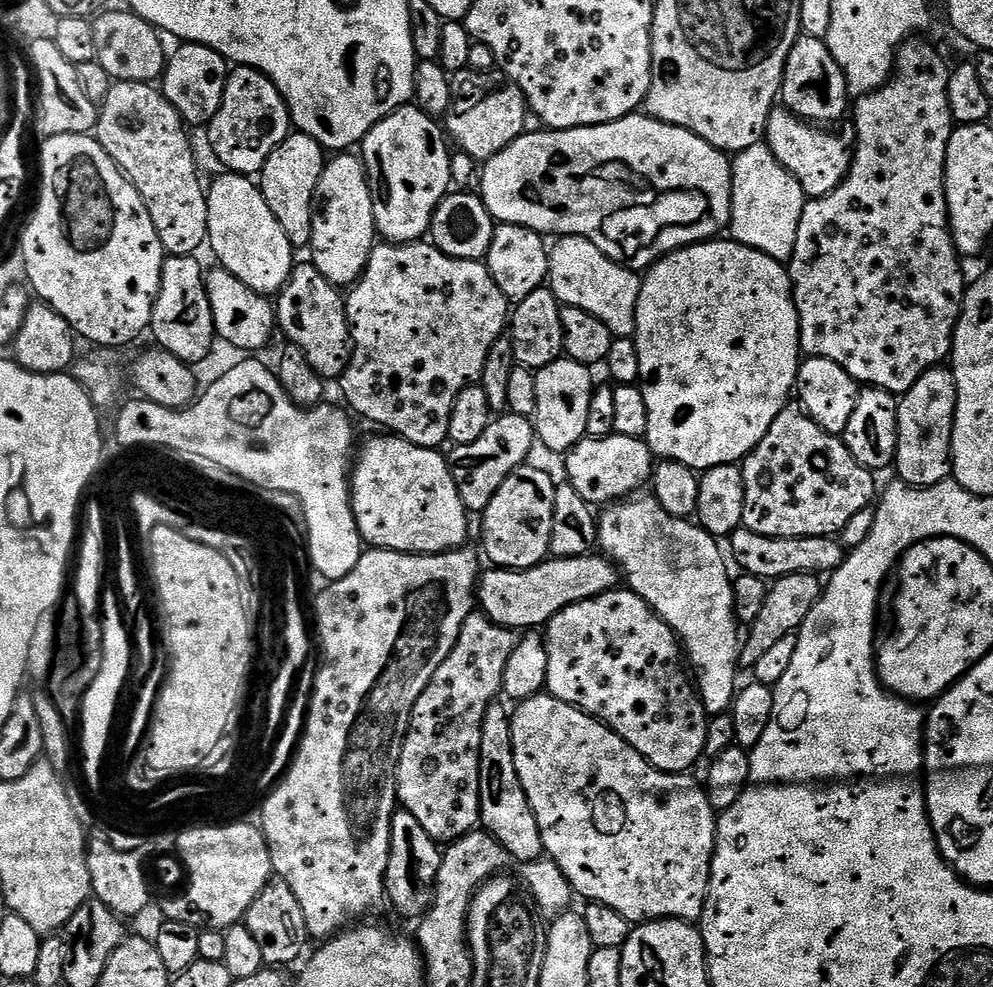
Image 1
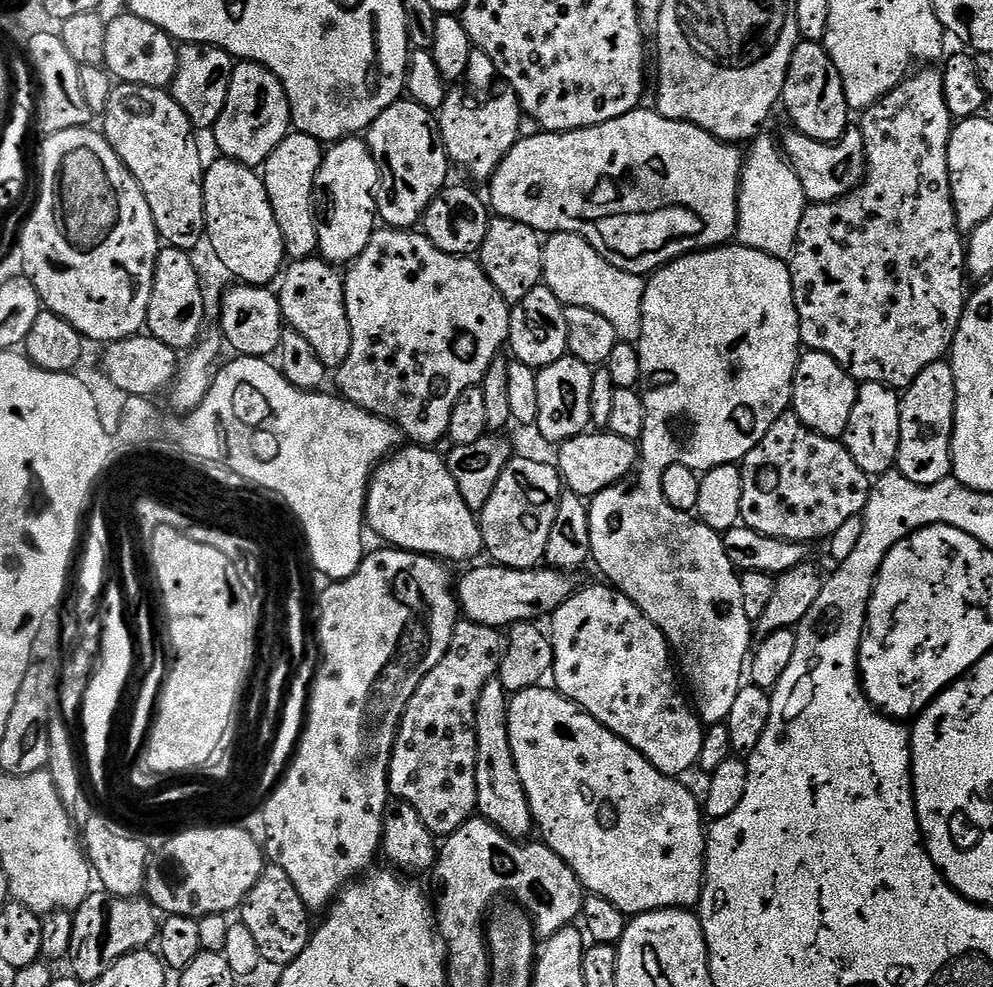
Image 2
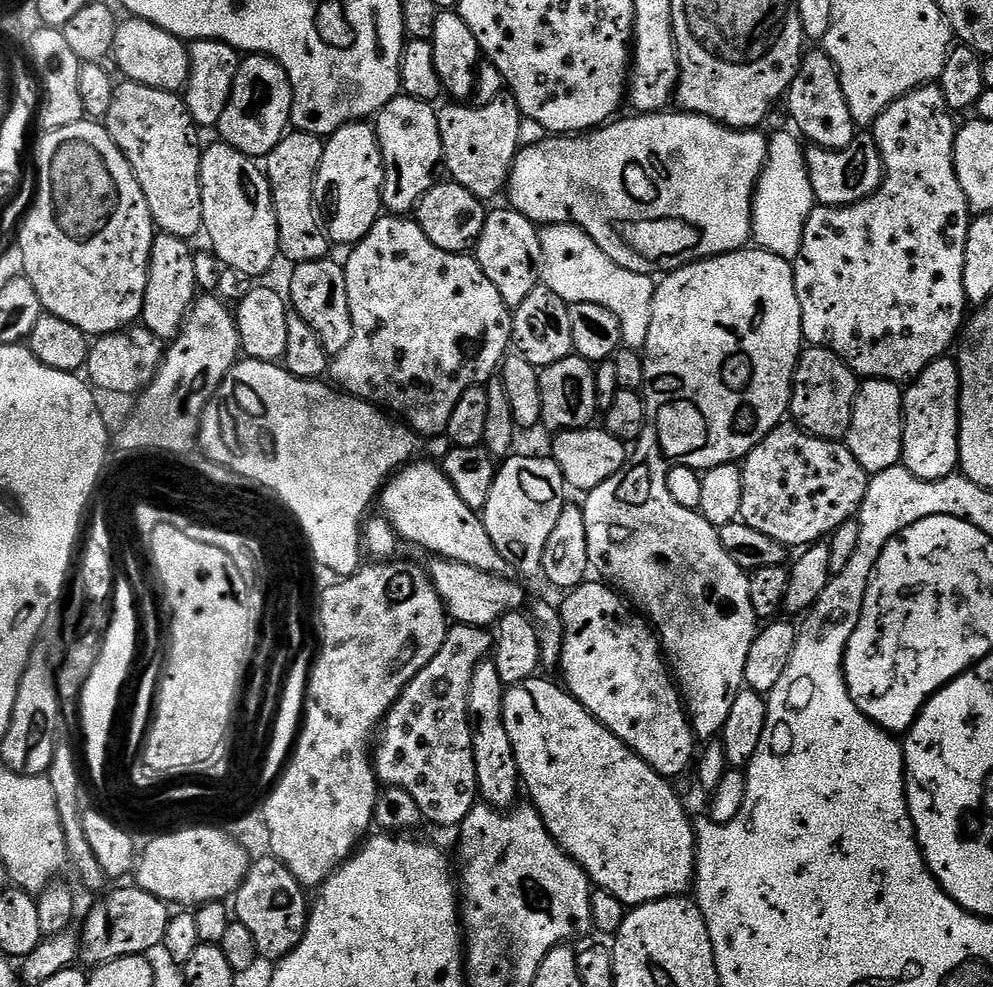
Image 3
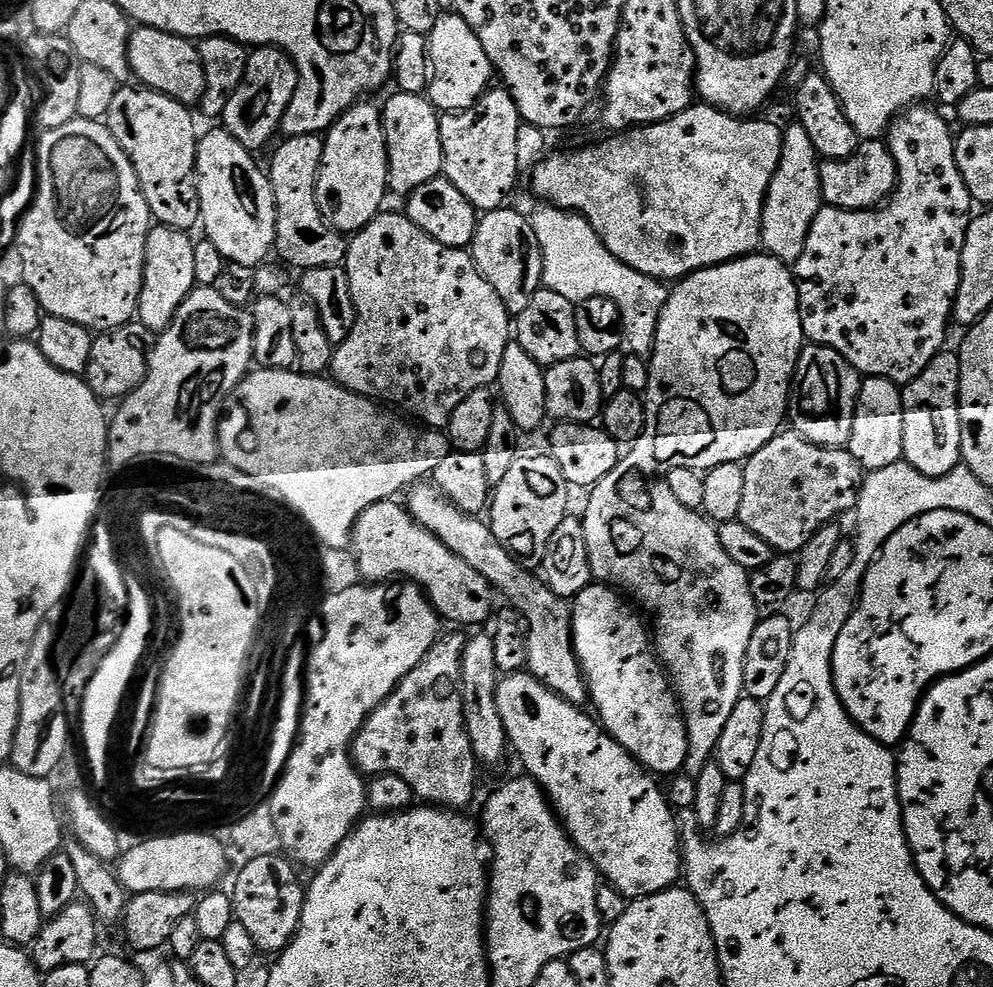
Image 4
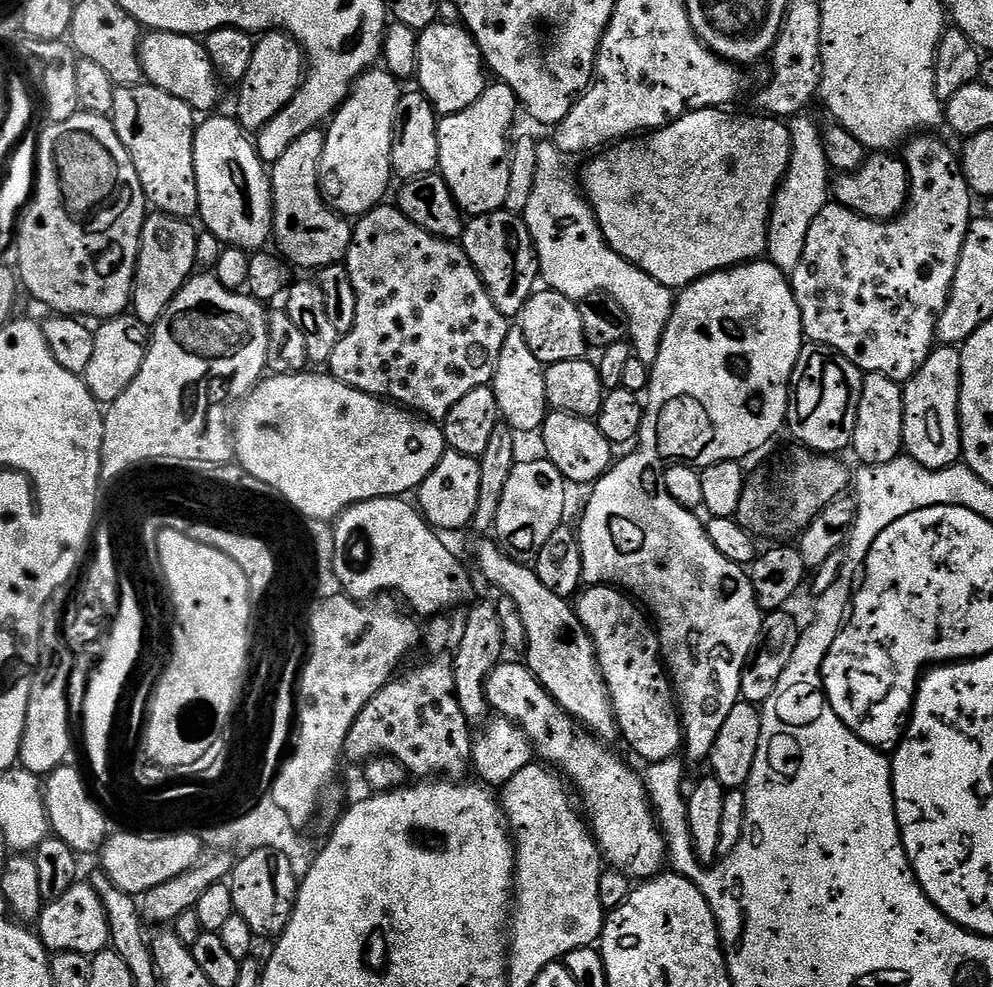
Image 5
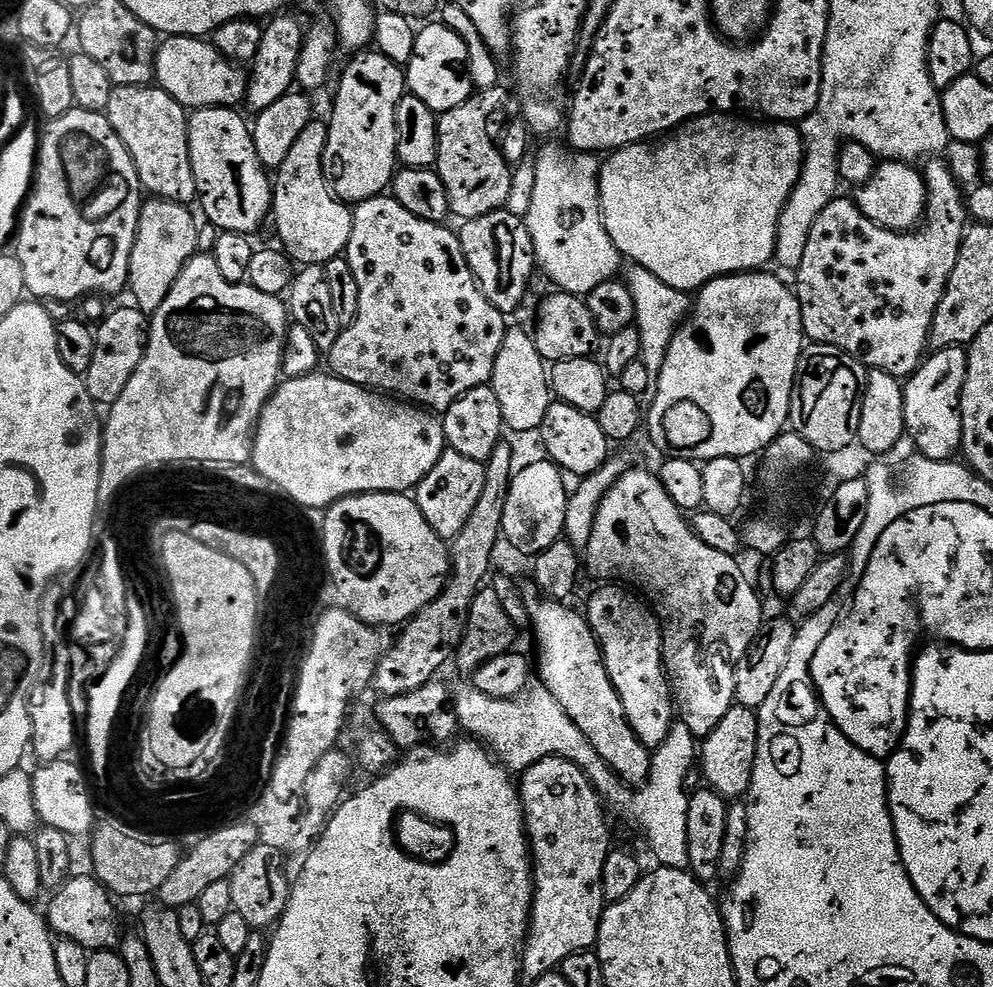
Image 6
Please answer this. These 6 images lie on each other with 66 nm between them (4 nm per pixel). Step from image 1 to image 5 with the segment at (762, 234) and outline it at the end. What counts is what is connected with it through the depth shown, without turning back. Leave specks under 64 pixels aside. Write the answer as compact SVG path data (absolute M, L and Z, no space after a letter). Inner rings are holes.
M797 119L789 125L791 162L788 173L780 183L780 189L776 191L776 200L772 203L772 217L768 223L767 257L785 274L790 274L797 268L798 262L802 262L806 237L810 234L810 222L830 202L832 190L832 169L825 156L821 127L804 119Z

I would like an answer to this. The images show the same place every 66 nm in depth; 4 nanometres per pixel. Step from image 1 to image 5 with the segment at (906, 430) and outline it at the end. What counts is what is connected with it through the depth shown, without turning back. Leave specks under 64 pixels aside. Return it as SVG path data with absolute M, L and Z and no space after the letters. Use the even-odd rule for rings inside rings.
M952 346L937 347L926 362L903 385L904 446L903 451L927 468L951 468L961 459L960 442L960 375L959 351Z

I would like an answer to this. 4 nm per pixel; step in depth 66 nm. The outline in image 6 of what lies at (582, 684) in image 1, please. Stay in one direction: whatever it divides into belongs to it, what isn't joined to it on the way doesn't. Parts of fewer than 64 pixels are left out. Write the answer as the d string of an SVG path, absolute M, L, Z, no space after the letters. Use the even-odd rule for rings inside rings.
M600 586L588 600L586 619L600 641L604 665L622 698L634 734L655 750L666 742L674 723L674 693L664 671L662 621L639 595L631 596L627 591L631 592L624 586Z

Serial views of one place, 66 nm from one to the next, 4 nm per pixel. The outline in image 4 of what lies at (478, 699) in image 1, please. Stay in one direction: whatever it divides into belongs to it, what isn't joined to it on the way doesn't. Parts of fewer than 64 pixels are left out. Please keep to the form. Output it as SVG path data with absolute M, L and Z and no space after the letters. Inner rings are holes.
M452 632L441 635L436 645L402 678L402 682L379 704L360 727L360 733L352 739L352 763L365 777L385 772L403 778L410 786L413 797L428 806L464 810L476 796L476 768L478 761L472 753L468 731L464 725L464 703L462 702L462 660L465 637Z

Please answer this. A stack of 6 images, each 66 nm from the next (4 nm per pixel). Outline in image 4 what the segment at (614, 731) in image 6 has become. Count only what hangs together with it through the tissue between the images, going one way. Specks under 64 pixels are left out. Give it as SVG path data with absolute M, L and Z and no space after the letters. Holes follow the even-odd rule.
M420 482L407 493L406 507L410 515L419 522L426 530L430 530L439 540L454 554L458 554L486 582L491 584L497 593L505 596L507 603L515 608L526 625L528 638L529 656L527 662L527 671L535 676L540 683L545 684L552 692L557 692L563 700L569 700L572 704L580 706L589 699L588 686L584 682L584 673L580 671L580 658L576 654L576 645L572 642L572 610L567 599L560 599L551 592L544 584L543 579L535 571L524 567L520 561L513 558L507 550L494 538L491 527L484 524L475 515L458 510L440 493L439 488L431 482Z

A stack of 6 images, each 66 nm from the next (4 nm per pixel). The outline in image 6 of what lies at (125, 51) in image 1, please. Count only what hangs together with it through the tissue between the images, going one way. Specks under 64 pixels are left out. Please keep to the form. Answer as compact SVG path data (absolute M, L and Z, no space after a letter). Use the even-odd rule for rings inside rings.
M168 36L156 49L155 83L186 110L236 108L248 94L248 72L225 58L207 39L198 36Z

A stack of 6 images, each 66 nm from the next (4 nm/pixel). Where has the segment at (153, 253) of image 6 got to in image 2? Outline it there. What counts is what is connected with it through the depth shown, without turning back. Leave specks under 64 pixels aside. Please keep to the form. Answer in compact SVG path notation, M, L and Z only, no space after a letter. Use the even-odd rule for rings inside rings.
M161 247L160 256L156 259L154 286L148 307L147 331L154 338L166 342L166 346L177 350L191 349L205 331L204 292L200 289L200 272L188 256L191 255L185 249Z

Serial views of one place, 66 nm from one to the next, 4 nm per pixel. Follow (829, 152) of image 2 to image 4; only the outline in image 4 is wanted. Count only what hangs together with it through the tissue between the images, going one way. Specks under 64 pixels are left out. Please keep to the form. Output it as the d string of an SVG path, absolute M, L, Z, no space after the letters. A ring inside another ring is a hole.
M883 139L864 140L852 156L820 164L820 194L827 207L863 212L883 205L895 191L896 163Z

